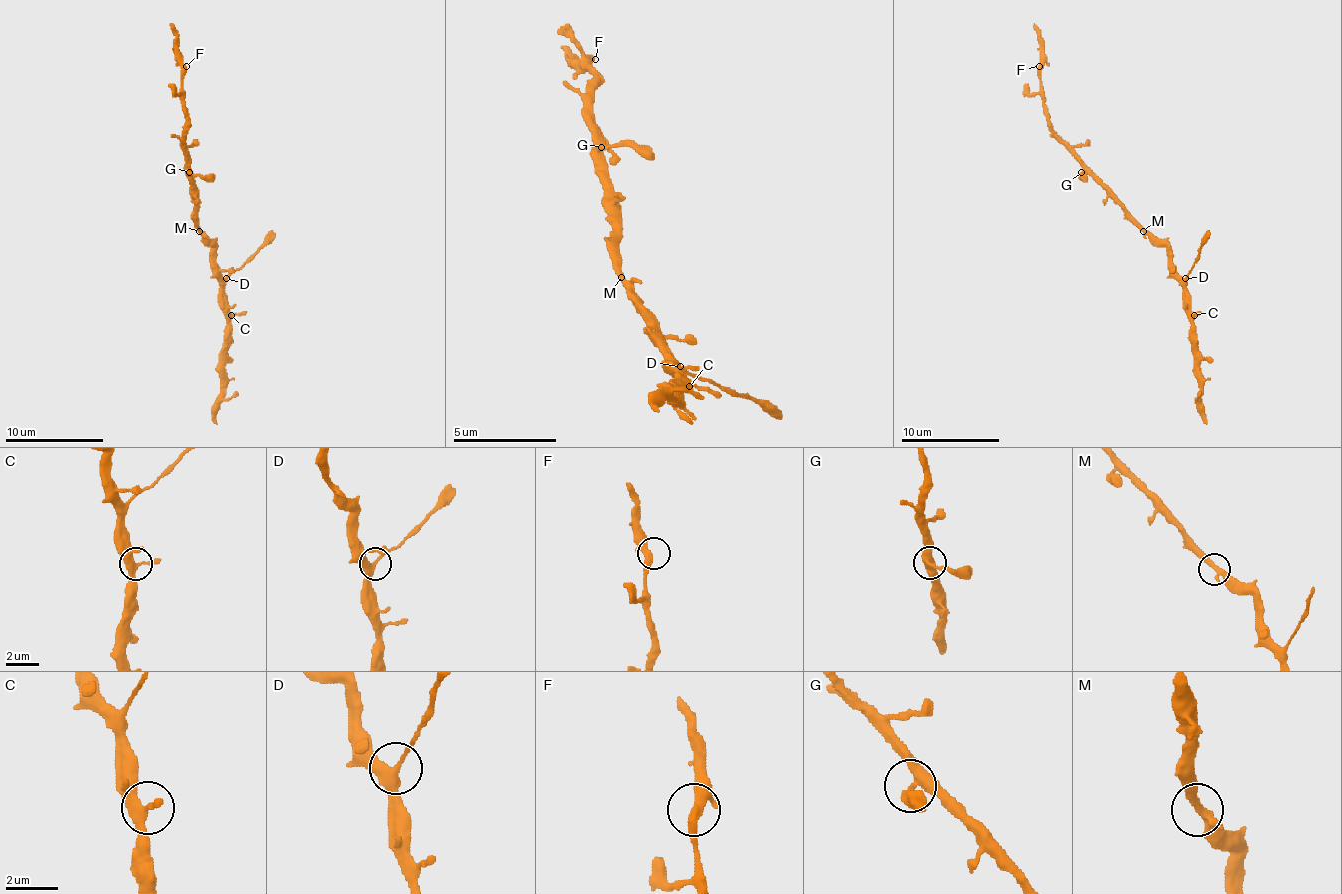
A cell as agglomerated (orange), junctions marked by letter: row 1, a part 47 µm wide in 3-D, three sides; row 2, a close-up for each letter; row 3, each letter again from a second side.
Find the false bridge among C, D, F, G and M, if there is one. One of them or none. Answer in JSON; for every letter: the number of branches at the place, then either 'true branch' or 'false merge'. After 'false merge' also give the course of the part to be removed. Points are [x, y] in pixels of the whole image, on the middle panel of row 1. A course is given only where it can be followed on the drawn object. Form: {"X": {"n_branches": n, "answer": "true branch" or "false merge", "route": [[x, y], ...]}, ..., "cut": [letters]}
{"C": {"n_branches": 3, "answer": "true branch"}, "D": {"n_branches": 3, "answer": "false merge", "route": [[679, 365], [777, 417]]}, "F": {"n_branches": 3, "answer": "true branch"}, "G": {"n_branches": 3, "answer": "true branch"}, "M": {"n_branches": 2, "answer": "true branch"}, "cut": ["D"]}

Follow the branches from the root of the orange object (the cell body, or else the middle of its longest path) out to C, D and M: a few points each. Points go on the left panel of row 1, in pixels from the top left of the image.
C: (199, 219), (199, 231), (211, 246), (211, 268), (218, 280), (218, 302), (231, 315)
D: (199, 219), (199, 231), (211, 246), (211, 265), (226, 278)
M: (199, 219), (199, 231)

